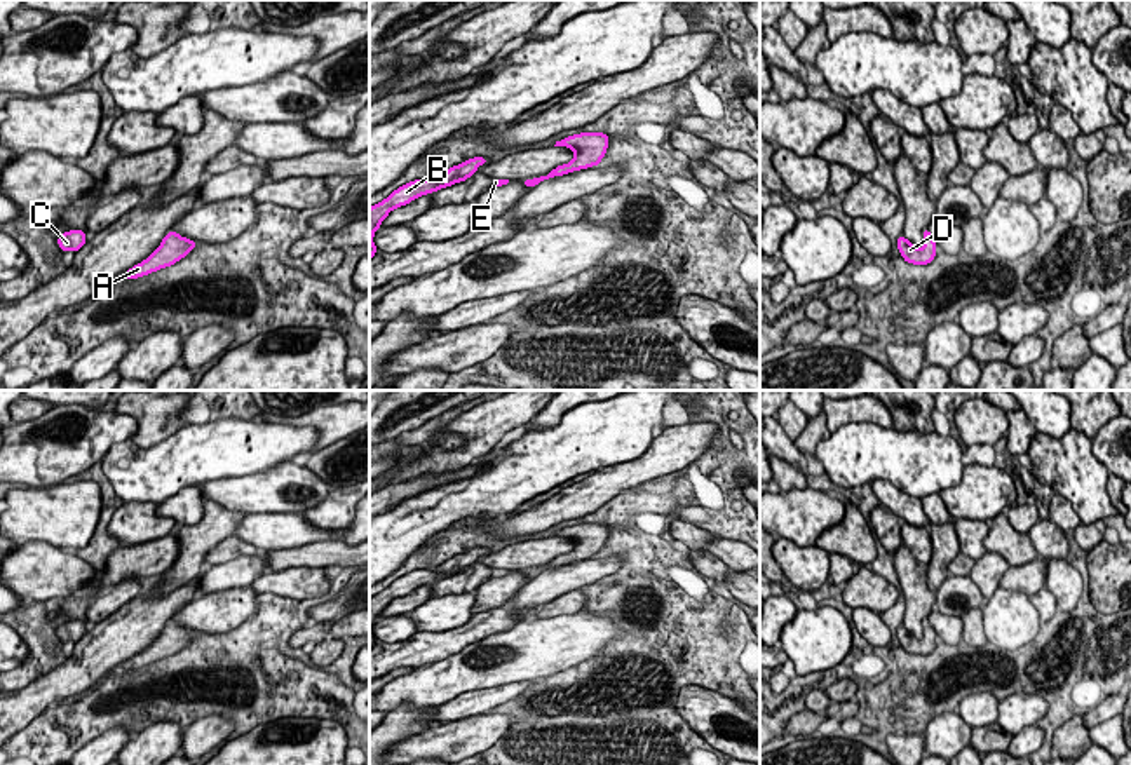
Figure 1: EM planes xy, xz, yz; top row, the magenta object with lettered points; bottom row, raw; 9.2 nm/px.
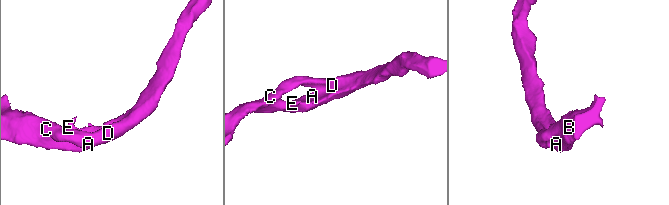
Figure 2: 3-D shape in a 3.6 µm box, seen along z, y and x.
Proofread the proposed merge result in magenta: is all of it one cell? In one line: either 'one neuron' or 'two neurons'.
one neuron

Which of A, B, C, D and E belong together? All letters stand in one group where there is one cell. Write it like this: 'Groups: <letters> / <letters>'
Groups: A B C D E

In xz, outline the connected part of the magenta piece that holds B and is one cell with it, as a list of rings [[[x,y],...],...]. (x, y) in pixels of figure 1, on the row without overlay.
[[[474,547],[464,554],[457,554],[432,570],[415,570],[397,580],[394,580],[387,589],[369,598],[369,650],[376,645],[376,636],[373,633],[375,622],[380,619],[382,612],[389,606],[392,599],[408,596],[411,591],[434,584],[441,579],[448,579],[455,573],[469,570],[479,556],[490,552],[486,547]]]

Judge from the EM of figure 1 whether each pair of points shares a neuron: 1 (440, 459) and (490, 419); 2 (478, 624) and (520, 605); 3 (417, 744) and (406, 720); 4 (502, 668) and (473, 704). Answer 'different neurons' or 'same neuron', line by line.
1: same neuron
2: different neurons
3: different neurons
4: different neurons

